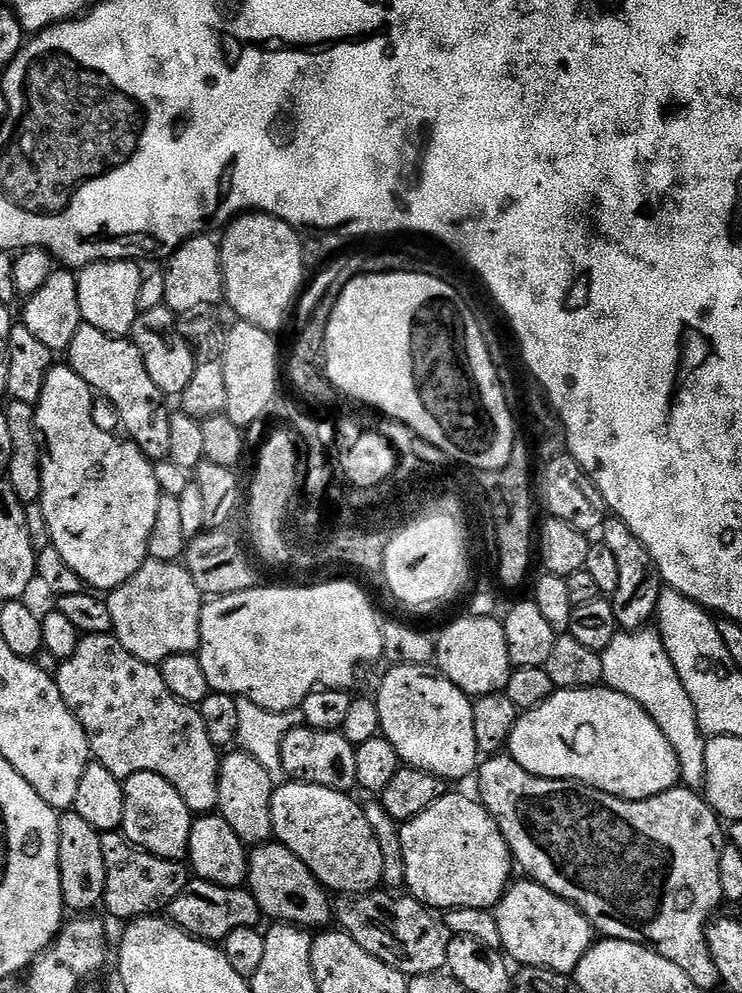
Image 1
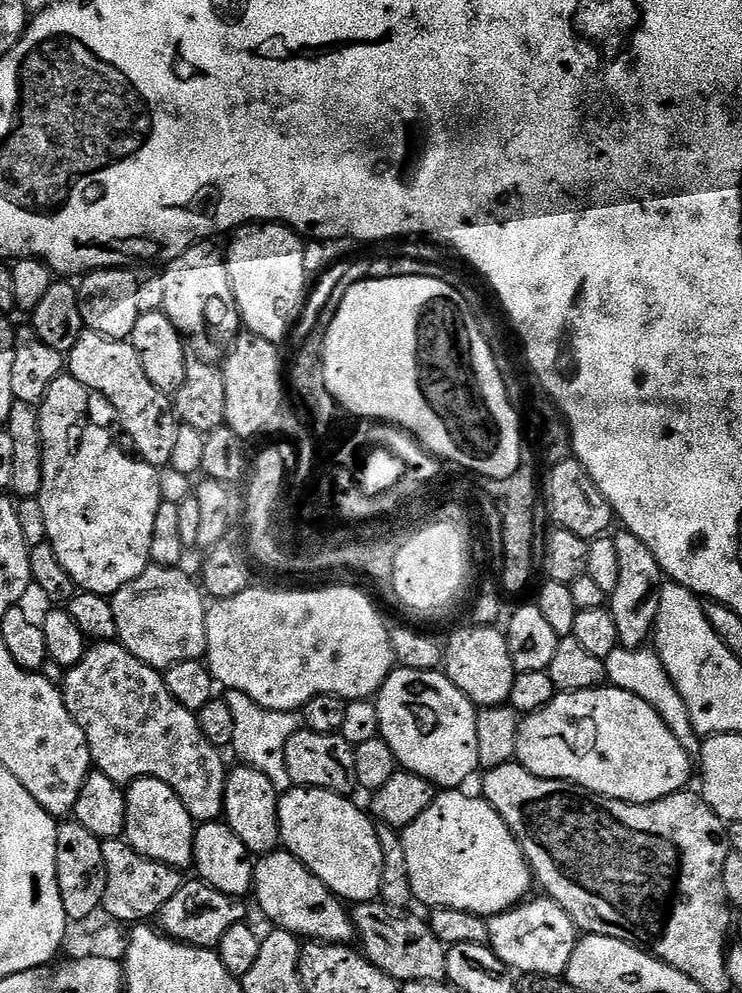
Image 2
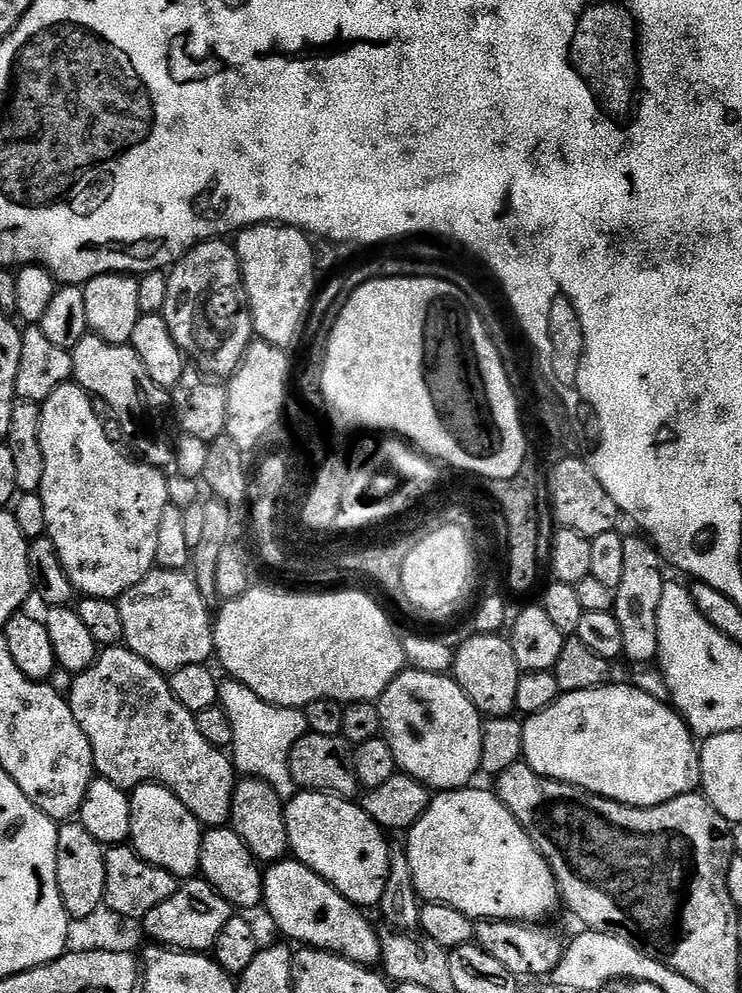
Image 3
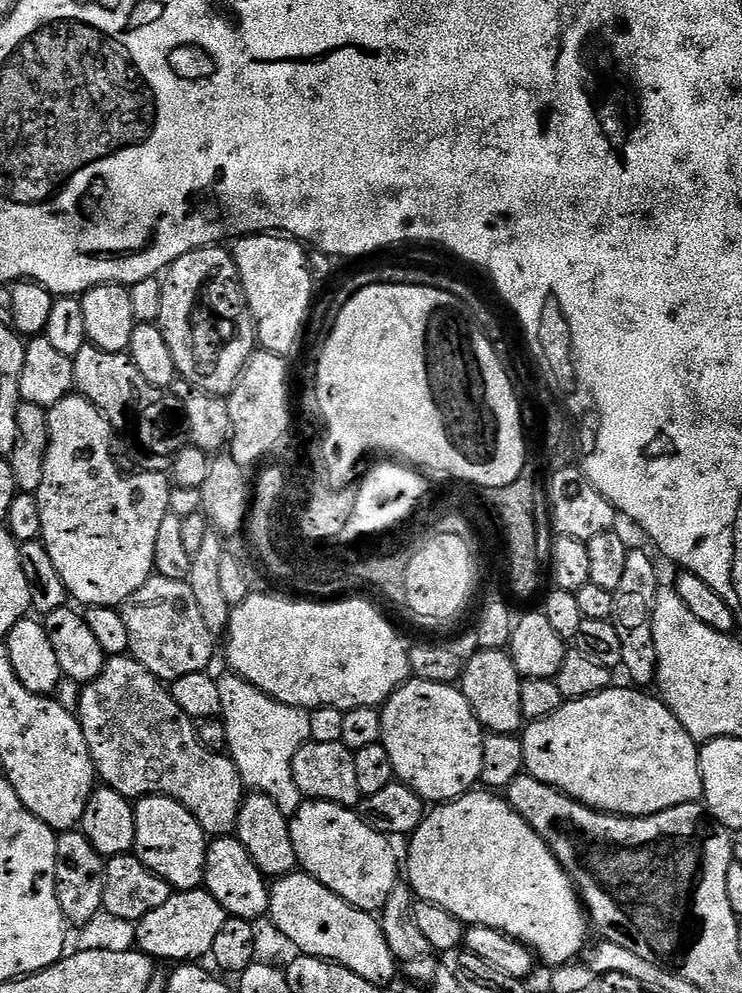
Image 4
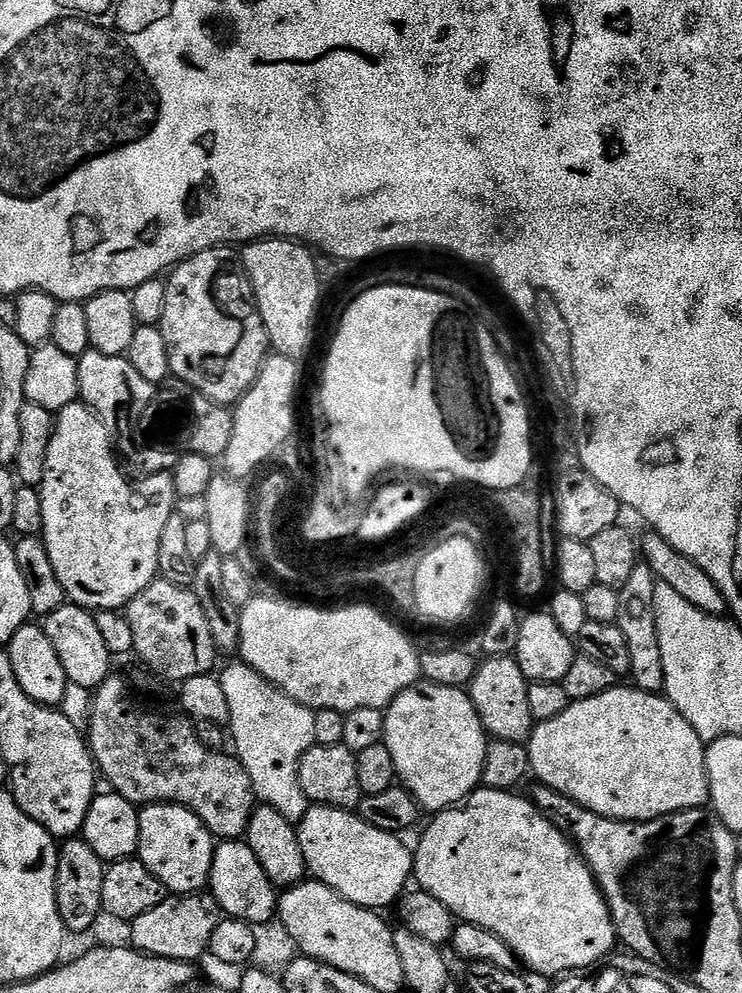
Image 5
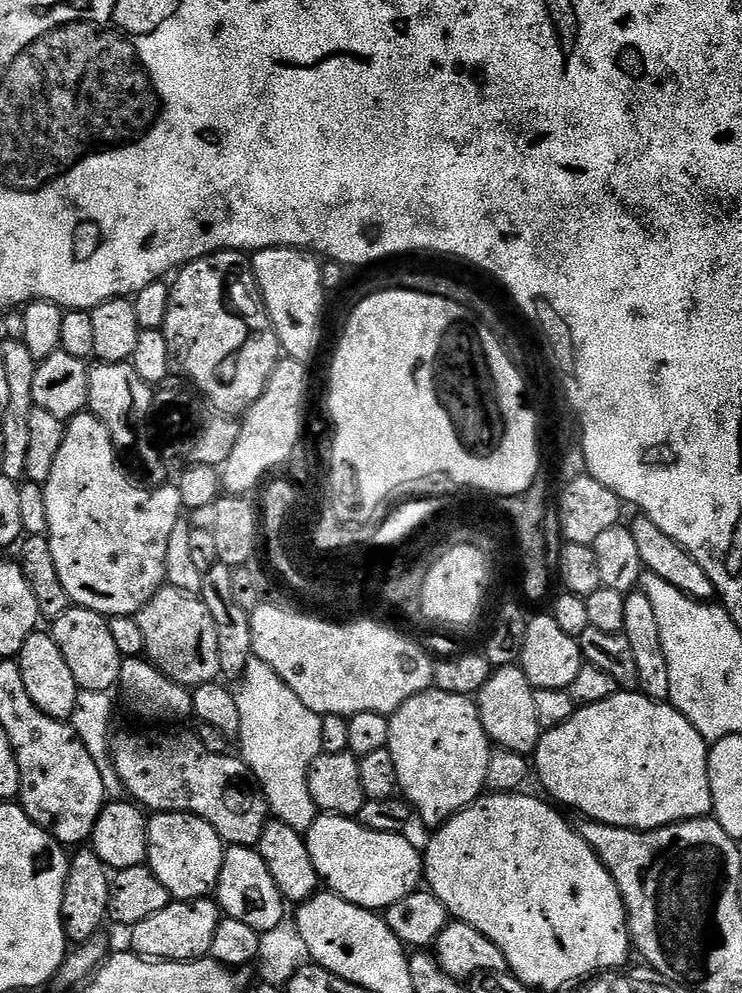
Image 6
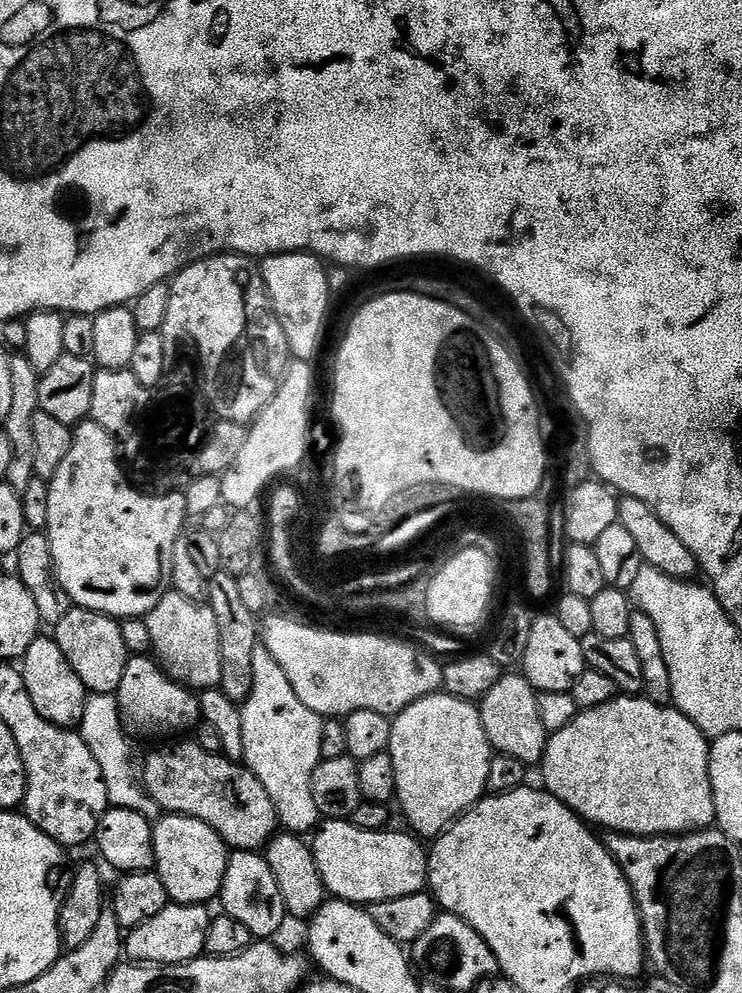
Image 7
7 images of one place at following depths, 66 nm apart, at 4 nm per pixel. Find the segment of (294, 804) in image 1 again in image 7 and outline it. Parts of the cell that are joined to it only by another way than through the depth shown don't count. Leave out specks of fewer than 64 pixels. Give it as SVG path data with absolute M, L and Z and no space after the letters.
M325 819L315 829L310 847L325 889L335 899L357 906L371 906L390 898L406 898L406 894L425 891L428 883L426 848L420 845L423 843L415 835L392 831L362 830L351 819Z

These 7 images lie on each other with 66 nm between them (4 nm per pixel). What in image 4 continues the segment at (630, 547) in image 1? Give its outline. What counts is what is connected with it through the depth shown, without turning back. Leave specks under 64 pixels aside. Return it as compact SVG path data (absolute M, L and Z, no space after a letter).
M633 547L626 558L626 571L622 574L622 582L616 587L614 593L616 597L616 615L614 623L618 634L622 638L622 654L624 655L623 671L628 671L628 676L633 685L648 686L657 679L660 662L658 656L658 646L654 640L654 602L658 602L658 590L662 587L662 580L656 573L656 564L643 552L642 549Z

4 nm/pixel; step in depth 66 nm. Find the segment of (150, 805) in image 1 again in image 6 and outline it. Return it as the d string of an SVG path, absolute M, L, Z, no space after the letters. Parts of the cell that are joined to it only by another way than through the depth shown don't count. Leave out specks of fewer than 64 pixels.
M158 812L148 821L148 868L166 886L173 901L202 900L216 891L226 845L206 822L188 812Z

